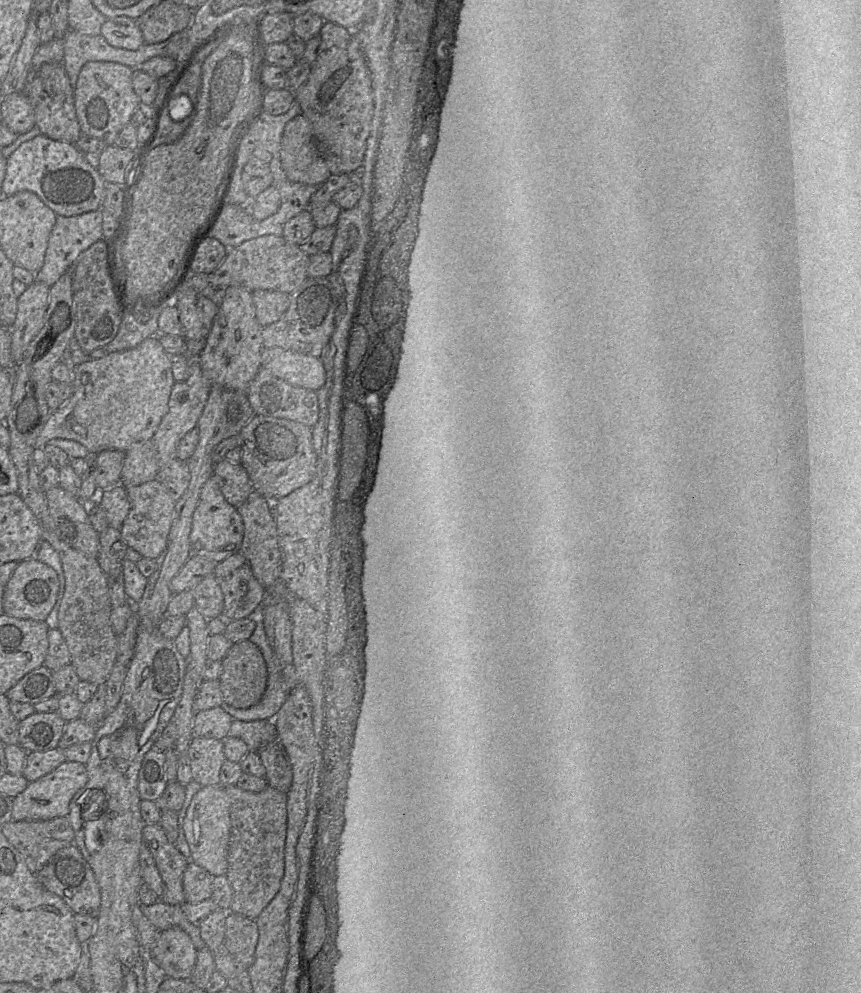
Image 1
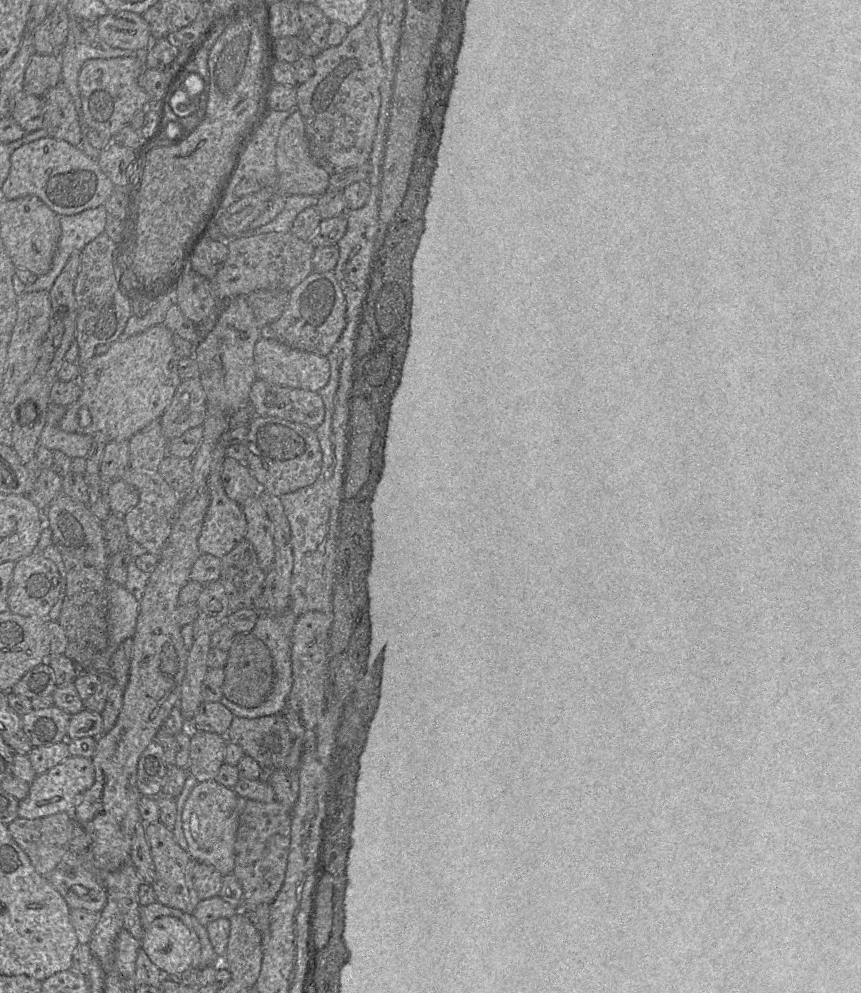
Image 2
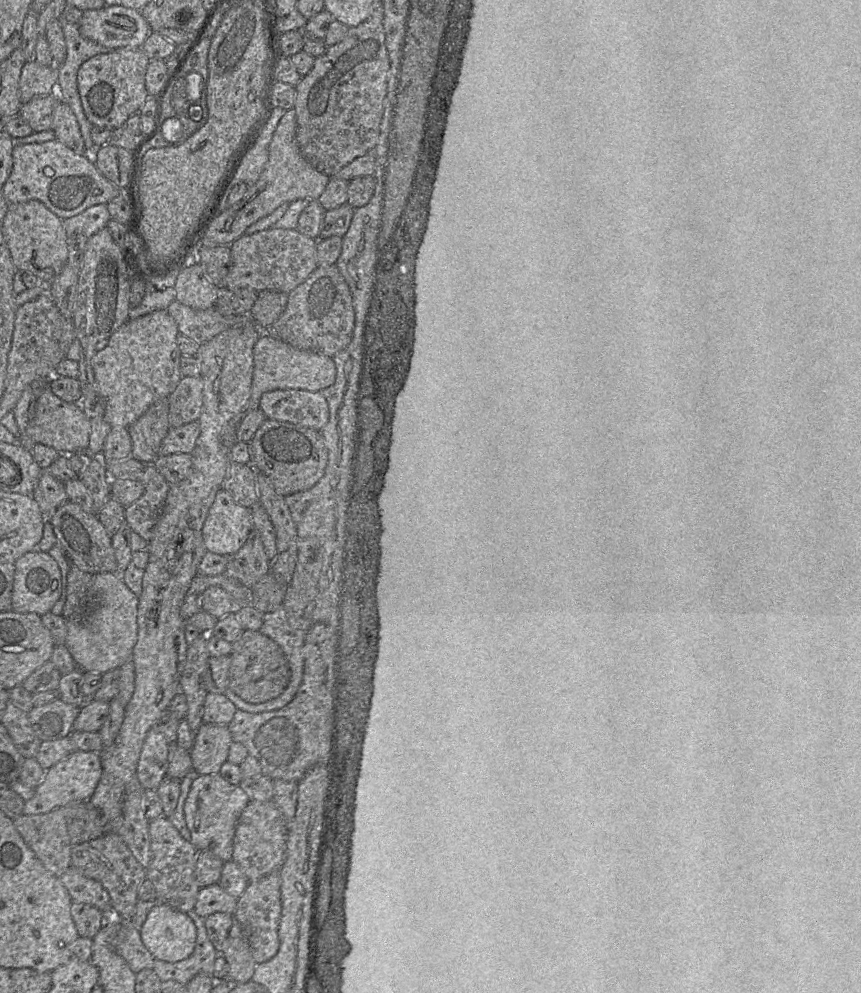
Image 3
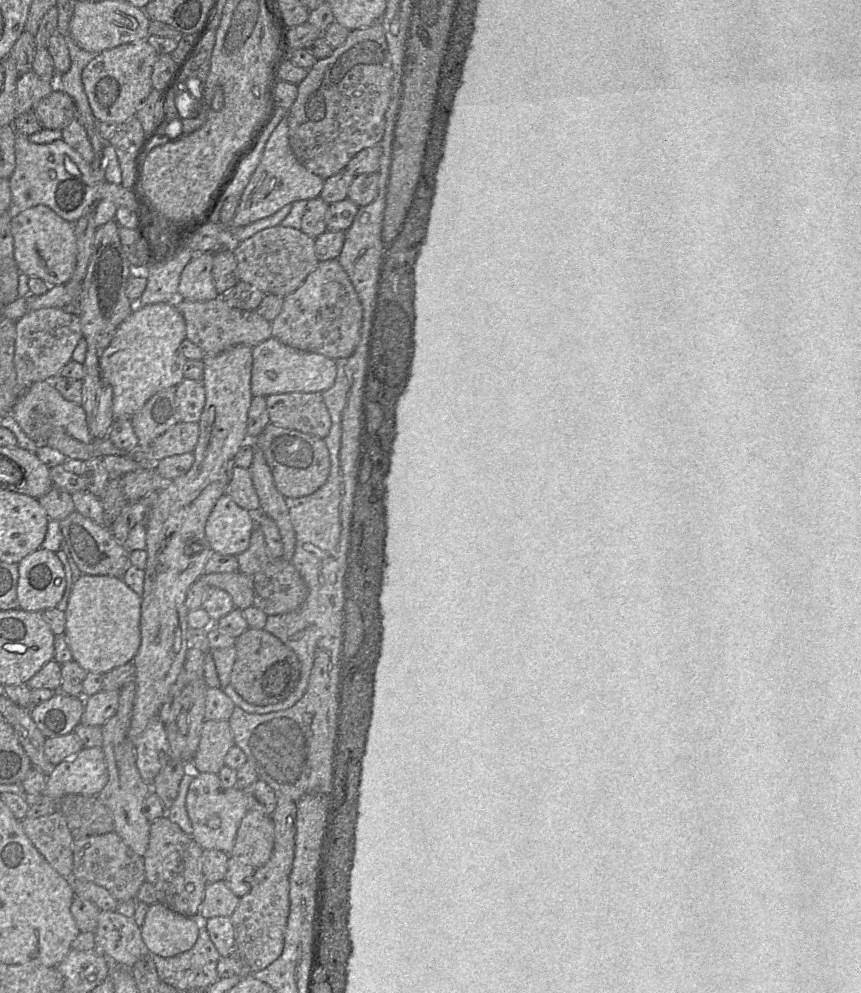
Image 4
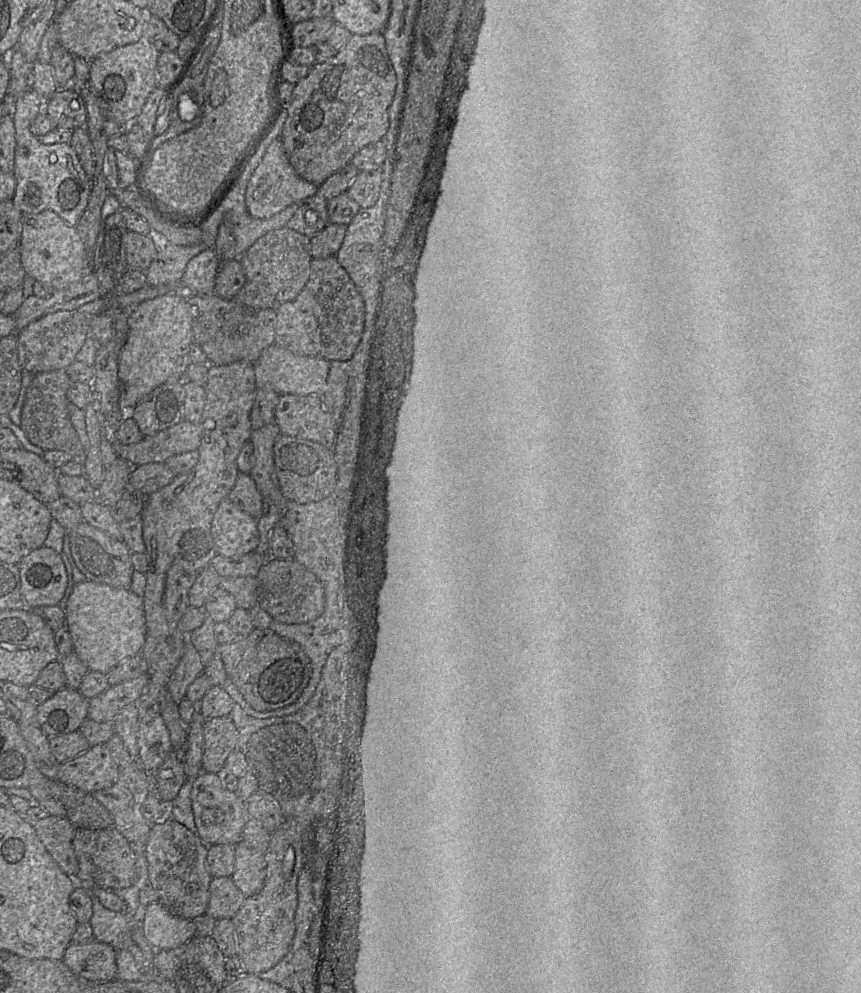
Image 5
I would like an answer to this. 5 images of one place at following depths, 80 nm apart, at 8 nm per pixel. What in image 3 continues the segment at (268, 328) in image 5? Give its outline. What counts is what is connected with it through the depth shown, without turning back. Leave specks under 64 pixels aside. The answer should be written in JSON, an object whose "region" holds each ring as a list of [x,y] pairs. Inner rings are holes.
{"region":[[[173,301],[167,312],[177,323],[179,333],[198,345],[206,343],[229,328],[242,326],[251,320],[249,315],[223,316],[215,307],[196,310],[178,301]]]}

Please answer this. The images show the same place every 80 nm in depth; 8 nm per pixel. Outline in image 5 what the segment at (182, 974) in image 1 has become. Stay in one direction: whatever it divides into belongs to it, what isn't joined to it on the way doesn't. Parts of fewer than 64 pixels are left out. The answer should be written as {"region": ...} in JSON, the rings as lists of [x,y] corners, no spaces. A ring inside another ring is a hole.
{"region":[[[159,902],[145,907],[141,929],[145,939],[156,951],[177,948],[196,935],[194,920],[172,914]]]}

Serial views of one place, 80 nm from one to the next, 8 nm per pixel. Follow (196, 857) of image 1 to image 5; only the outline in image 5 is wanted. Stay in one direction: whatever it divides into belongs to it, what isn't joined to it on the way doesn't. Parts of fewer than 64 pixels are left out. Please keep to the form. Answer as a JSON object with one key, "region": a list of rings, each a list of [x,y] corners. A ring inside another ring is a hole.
{"region":[[[200,772],[192,780],[190,792],[191,808],[196,834],[206,845],[235,845],[242,839],[242,830],[247,820],[246,803],[234,791],[226,790],[218,774]]]}

